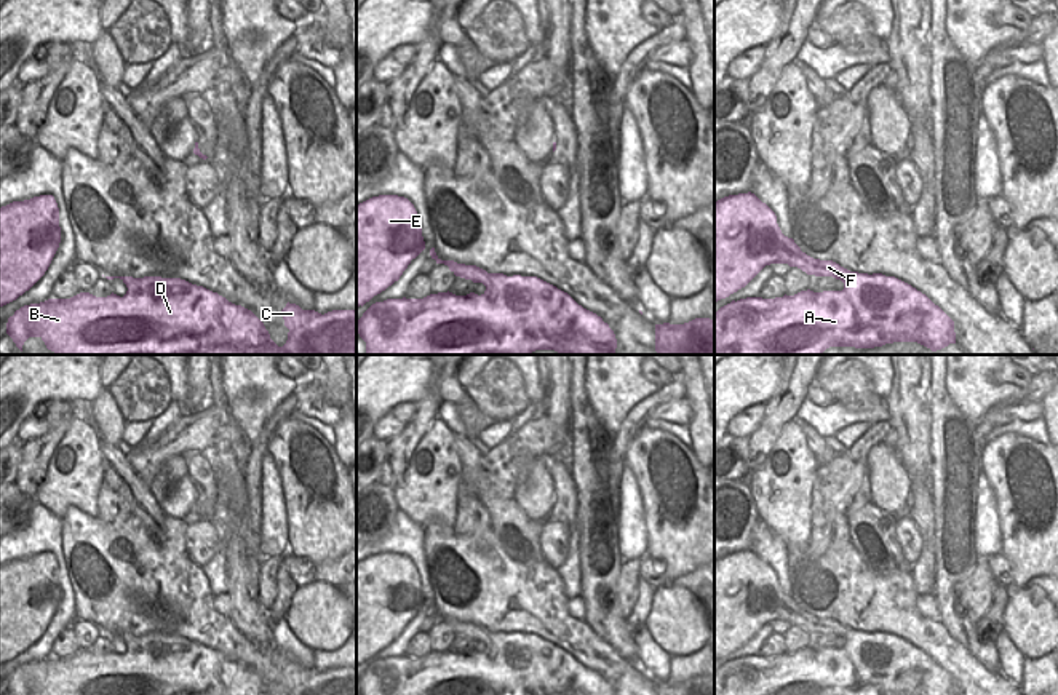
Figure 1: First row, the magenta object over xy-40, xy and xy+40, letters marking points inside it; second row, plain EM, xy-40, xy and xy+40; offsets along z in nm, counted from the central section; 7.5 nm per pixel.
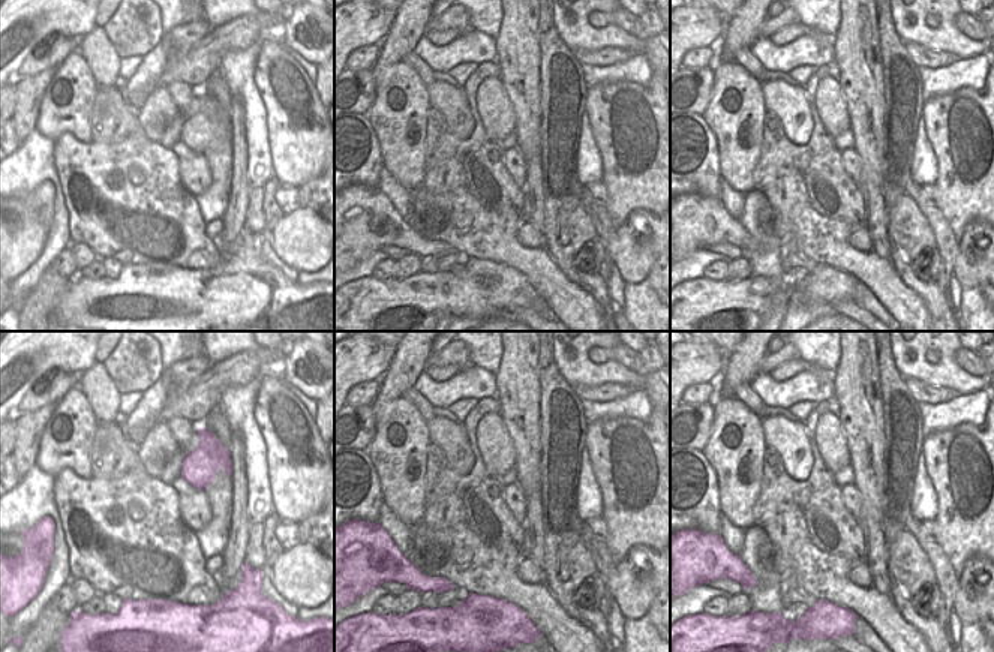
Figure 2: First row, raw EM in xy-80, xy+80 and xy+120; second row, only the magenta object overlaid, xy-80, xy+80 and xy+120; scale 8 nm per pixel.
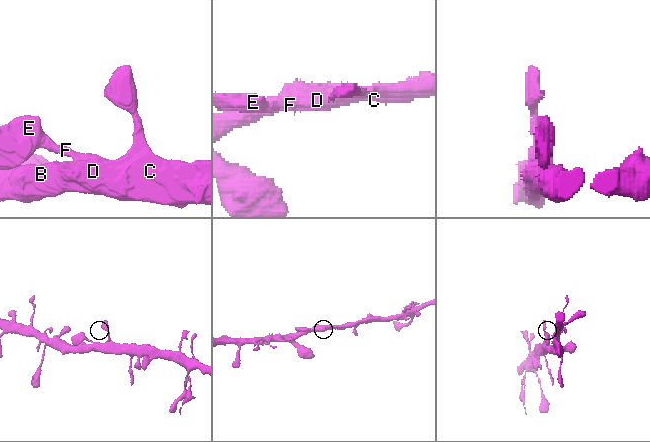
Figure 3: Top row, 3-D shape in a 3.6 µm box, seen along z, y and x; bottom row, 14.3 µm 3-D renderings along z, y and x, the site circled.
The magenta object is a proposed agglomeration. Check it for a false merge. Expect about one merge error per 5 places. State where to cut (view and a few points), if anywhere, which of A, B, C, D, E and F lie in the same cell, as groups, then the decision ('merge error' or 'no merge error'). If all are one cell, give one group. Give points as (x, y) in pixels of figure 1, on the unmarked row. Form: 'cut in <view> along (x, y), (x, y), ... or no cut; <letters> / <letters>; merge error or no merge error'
no cut; A B C D E F; no merge error

